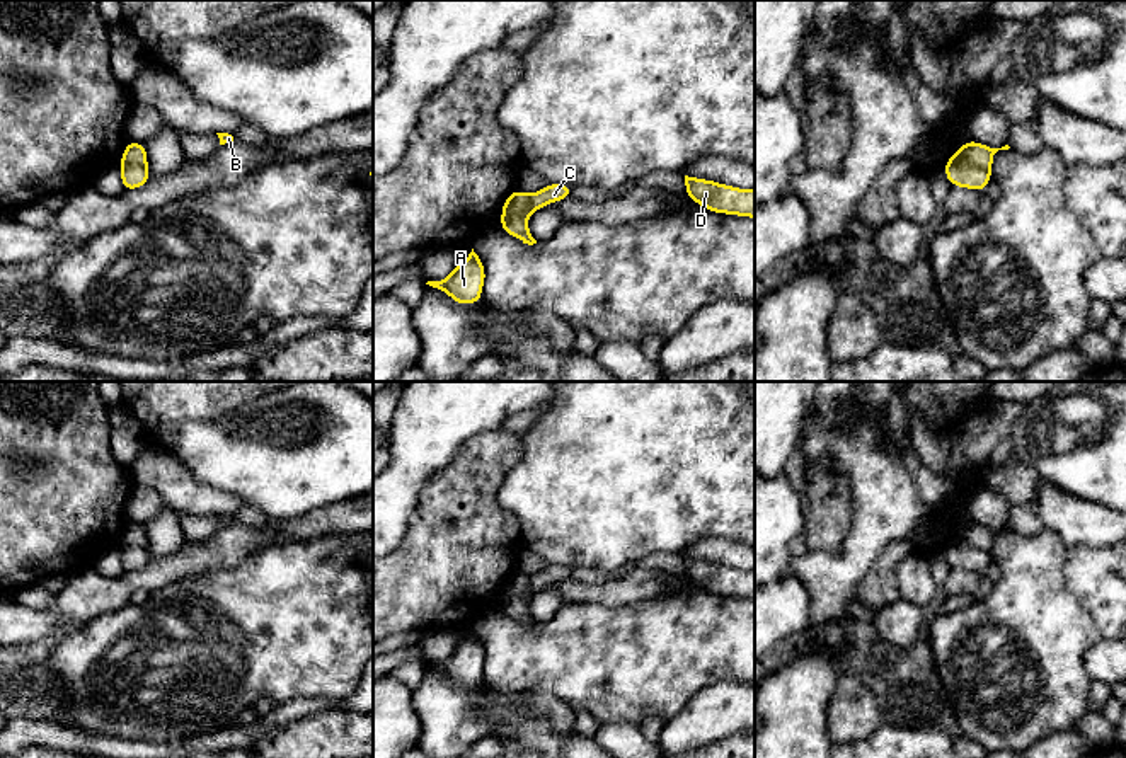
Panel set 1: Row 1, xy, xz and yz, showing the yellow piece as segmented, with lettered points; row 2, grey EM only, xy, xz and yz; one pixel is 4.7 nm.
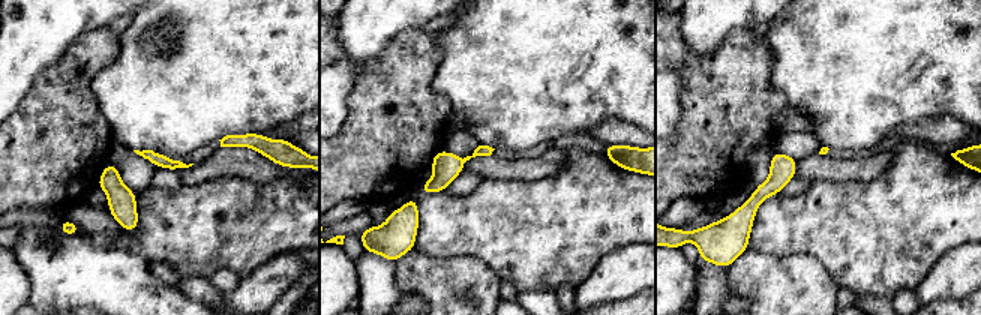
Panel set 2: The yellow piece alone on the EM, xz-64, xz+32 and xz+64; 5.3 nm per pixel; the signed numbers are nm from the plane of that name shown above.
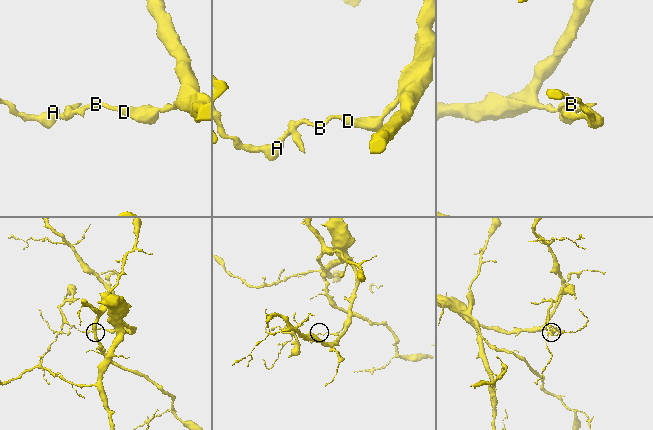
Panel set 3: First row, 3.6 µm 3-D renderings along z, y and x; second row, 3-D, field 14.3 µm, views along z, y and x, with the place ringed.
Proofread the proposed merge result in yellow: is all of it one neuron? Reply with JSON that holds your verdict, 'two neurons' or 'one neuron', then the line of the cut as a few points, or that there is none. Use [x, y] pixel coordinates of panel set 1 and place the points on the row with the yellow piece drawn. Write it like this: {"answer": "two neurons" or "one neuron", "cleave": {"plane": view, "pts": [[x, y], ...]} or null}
{"answer": "two neurons", "cleave": {"plane": "yz", "pts": [[959, 152], [973, 164], [988, 171]]}}

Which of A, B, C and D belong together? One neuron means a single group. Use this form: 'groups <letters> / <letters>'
groups A / B C D

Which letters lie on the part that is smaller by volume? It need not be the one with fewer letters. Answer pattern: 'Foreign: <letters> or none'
Foreign: A

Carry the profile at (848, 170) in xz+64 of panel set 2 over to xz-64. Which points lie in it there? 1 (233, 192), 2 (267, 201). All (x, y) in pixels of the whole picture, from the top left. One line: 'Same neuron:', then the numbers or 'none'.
Same neuron: none

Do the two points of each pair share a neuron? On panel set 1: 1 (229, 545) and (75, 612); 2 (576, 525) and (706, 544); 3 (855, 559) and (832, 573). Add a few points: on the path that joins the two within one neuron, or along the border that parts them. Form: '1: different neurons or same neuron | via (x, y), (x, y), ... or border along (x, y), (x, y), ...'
1: same neuron | via (191, 557), (150, 578), (128, 581), (113, 593)
2: different neurons | border along (736, 542), (726, 537), (699, 537), (680, 552)
3: same neuron | via (850, 564), (837, 573)

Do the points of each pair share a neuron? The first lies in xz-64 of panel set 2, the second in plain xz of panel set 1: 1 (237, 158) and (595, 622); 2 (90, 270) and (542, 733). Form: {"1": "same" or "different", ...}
{"1": "different", "2": "same"}

